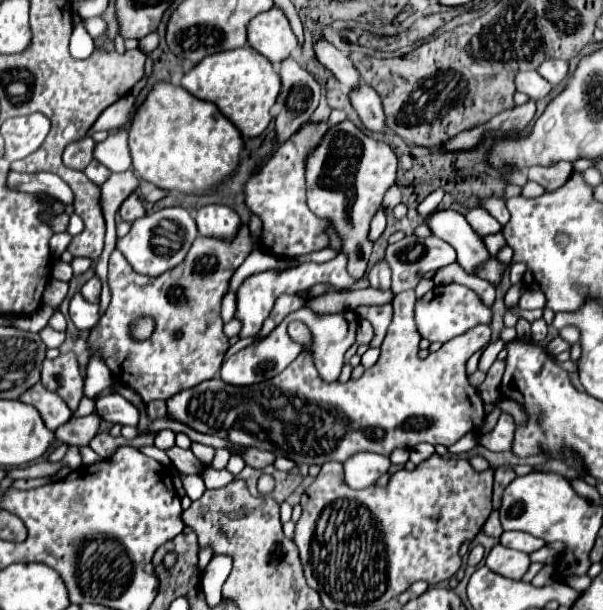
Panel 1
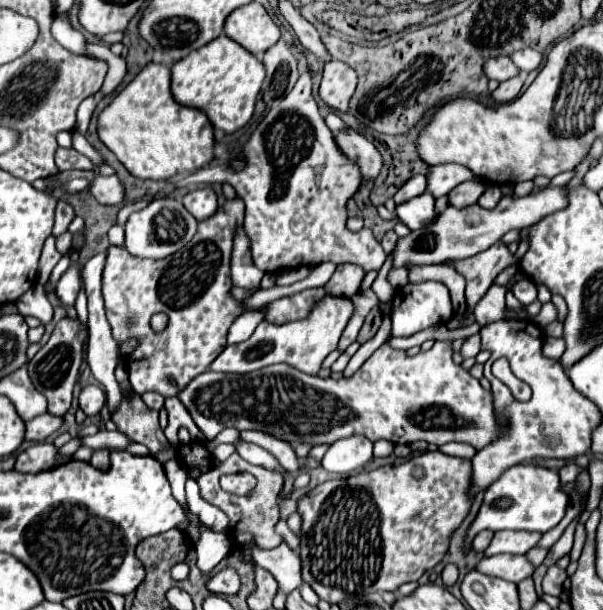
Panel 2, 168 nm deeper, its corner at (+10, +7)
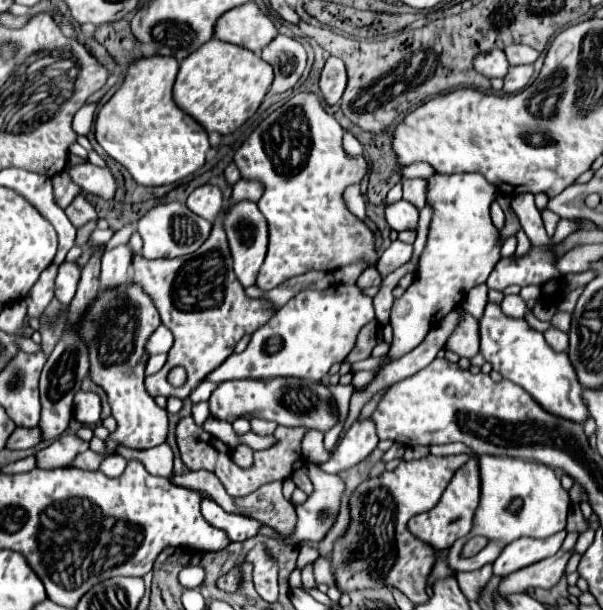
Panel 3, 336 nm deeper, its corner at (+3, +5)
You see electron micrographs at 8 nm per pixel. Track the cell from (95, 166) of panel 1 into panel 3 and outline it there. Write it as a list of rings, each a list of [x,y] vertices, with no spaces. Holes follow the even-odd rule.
[[[63,171],[63,173],[59,173],[59,175],[55,175],[53,179],[53,195],[55,195],[55,203],[61,207],[61,209],[65,209],[71,201],[73,201],[73,197],[81,191],[81,187],[77,187],[71,179],[69,179],[69,175]]]

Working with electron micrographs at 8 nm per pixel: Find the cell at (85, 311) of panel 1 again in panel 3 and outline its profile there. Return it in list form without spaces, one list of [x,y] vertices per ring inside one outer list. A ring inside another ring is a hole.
[[[63,261],[59,265],[57,277],[55,277],[55,297],[63,305],[69,305],[71,299],[75,297],[75,289],[77,289],[77,283],[79,283],[79,273],[81,273],[81,269],[75,263]]]

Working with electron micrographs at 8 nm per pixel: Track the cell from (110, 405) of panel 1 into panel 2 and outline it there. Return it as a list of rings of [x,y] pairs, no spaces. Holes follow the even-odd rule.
[[[88,385],[82,389],[80,393],[80,407],[86,415],[96,415],[100,413],[100,409],[106,405],[106,395],[100,387],[94,387],[94,385]]]

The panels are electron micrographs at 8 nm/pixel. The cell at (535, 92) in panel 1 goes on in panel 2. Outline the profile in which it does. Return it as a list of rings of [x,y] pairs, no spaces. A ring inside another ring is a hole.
[[[498,57],[498,59],[488,59],[484,63],[484,73],[496,81],[508,81],[508,79],[516,77],[516,73],[520,73],[520,69],[516,69],[516,65],[512,63],[510,57]]]

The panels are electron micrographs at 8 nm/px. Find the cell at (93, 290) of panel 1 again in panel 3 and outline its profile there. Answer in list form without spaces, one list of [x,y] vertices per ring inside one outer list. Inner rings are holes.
[[[119,245],[105,251],[103,261],[101,261],[101,289],[127,283],[133,255],[135,253],[127,245]]]

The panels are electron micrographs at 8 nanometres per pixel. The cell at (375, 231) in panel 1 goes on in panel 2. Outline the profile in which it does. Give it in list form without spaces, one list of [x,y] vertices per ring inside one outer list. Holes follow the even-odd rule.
[[[244,233],[236,235],[234,251],[232,251],[232,283],[242,289],[256,289],[264,277],[264,271],[260,271],[250,255],[250,241]]]

